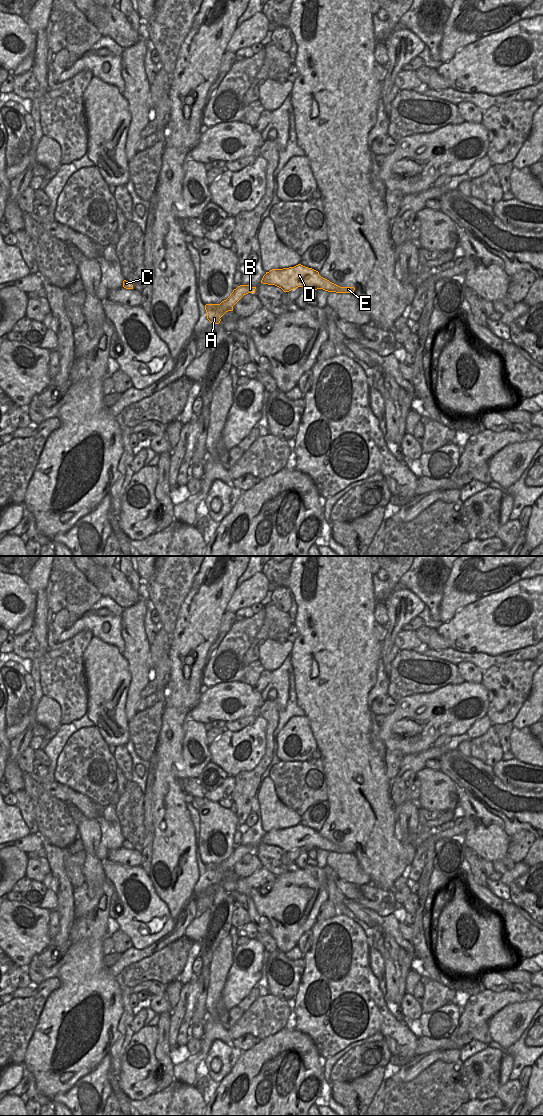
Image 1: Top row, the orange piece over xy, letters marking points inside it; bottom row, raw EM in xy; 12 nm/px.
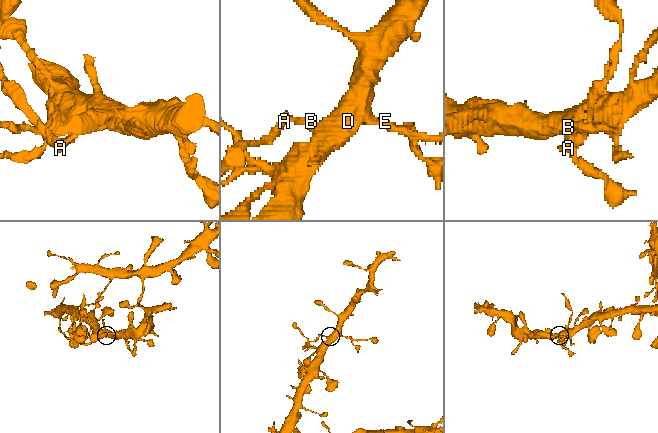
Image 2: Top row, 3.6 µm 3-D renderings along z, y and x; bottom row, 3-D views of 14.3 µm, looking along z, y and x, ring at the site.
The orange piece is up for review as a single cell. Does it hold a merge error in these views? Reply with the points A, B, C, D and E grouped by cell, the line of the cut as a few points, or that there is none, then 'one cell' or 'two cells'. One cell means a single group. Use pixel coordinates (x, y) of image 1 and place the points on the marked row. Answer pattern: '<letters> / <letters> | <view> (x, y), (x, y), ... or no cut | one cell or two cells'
A / B C D E | xy (219, 304), (232, 309) | two cells

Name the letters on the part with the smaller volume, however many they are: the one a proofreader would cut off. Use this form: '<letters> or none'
A

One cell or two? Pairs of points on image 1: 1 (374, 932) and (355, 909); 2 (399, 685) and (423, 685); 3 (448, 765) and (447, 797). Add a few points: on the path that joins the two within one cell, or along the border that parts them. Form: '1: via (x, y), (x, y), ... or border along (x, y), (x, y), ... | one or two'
1: border along (357, 921), (377, 926), (384, 933) | two
2: via (405, 685), (417, 685) | one
3: border along (439, 770), (446, 774), (459, 790) | two

